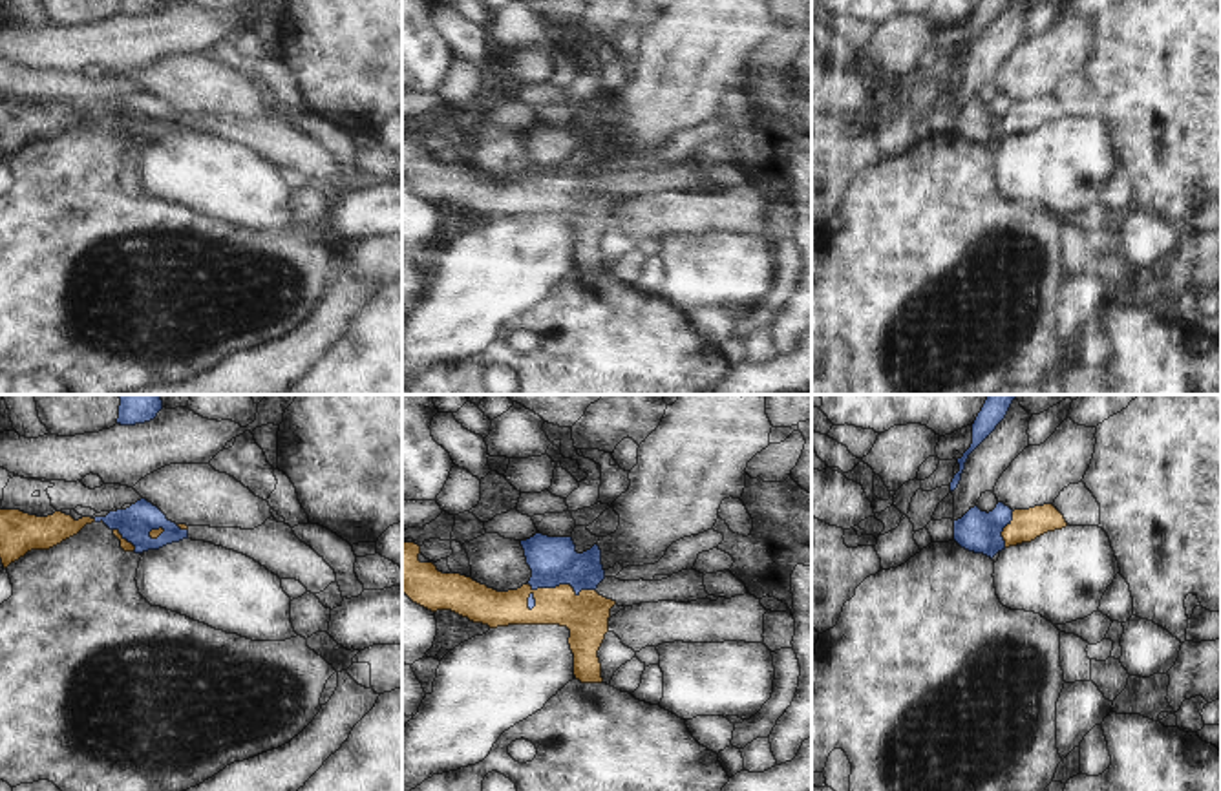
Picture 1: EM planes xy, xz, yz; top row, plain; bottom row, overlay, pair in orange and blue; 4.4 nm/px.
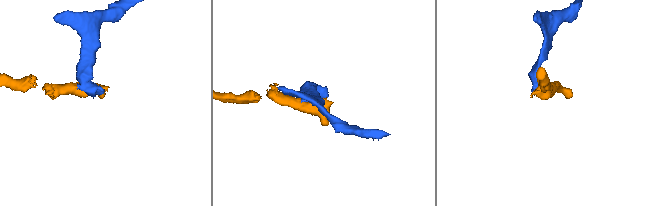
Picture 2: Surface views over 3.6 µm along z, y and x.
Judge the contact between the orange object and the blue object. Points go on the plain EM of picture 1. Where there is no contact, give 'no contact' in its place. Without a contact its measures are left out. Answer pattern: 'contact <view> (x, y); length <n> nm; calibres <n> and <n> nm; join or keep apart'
contact xz (556, 178); length 320 nm; calibres 190 and 220 nm; keep apart

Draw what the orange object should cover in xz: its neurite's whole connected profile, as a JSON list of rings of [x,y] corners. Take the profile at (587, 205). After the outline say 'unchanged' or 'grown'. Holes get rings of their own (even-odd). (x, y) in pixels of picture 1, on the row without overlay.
[[[402,133],[402,183],[417,195],[451,201],[490,219],[508,216],[559,216],[570,221],[574,267],[581,274],[601,274],[598,241],[609,223],[610,199],[640,194],[706,190],[704,164],[682,161],[662,172],[620,172],[605,168],[596,181],[574,183],[570,175],[497,183],[461,164],[442,164],[419,152],[420,137]]] | grown

